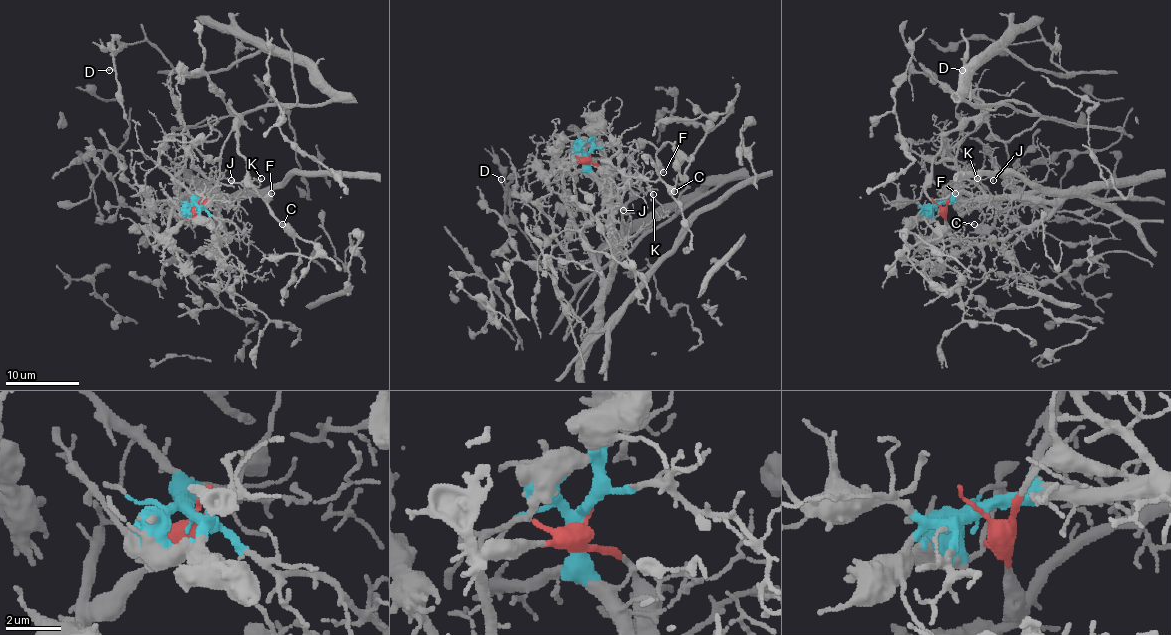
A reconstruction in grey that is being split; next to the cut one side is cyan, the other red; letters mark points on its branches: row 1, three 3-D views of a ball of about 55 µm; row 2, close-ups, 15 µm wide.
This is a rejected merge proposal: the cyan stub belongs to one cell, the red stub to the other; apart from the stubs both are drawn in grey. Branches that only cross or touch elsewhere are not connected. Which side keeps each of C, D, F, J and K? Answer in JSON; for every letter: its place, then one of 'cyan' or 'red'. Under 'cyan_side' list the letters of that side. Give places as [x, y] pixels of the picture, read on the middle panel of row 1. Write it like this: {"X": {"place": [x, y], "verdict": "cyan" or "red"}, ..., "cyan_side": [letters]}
{"C": {"place": [674, 191], "verdict": "red"}, "D": {"place": [501, 179], "verdict": "red"}, "F": {"place": [663, 172], "verdict": "red"}, "J": {"place": [623, 210], "verdict": "cyan"}, "K": {"place": [653, 194], "verdict": "cyan"}, "cyan_side": ["J", "K"]}

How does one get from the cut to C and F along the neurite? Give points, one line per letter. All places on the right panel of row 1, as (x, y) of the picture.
C: (937, 205), (958, 186), (963, 135), (956, 129), (932, 162), (926, 221), (974, 225)
F: (937, 205), (958, 186), (958, 129), (943, 138), (926, 188), (932, 199), (956, 194)

